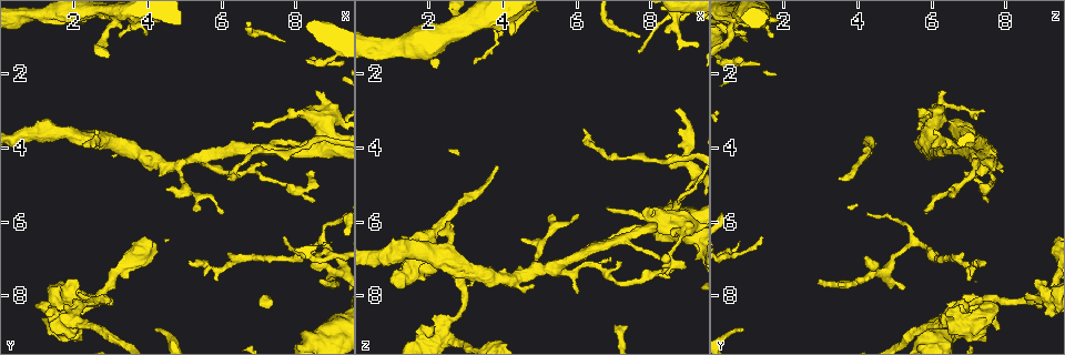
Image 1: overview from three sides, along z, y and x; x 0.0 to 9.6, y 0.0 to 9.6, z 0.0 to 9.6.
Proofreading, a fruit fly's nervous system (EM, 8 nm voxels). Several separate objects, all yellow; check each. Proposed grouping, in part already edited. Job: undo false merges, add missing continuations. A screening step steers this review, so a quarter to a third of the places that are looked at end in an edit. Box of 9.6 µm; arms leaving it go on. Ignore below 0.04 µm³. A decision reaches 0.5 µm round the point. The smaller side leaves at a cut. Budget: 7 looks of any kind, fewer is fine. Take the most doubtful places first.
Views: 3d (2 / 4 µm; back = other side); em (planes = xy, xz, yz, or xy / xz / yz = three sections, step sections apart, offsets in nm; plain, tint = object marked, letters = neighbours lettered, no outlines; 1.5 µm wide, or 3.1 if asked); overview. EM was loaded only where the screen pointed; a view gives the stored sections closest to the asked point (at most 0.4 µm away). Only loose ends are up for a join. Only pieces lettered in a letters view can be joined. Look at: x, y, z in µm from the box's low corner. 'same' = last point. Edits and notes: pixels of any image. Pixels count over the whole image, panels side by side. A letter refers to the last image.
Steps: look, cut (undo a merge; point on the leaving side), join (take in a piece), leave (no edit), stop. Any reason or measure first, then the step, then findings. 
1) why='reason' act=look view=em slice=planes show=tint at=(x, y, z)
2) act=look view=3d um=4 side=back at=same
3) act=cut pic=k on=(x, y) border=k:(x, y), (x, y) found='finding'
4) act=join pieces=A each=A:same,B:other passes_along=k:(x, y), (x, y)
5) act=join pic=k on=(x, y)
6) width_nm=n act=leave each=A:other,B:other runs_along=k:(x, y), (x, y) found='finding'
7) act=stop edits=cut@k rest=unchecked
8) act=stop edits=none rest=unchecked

why='tapers out' act=look view=3d um=4 side=back at=(6.10, 4.70, 7.90)

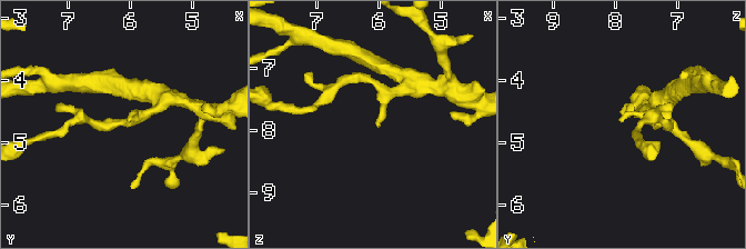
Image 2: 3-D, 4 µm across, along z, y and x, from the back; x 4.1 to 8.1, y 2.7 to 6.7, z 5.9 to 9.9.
why='shape alone is not enough' act=look view=em slice=xy step=4 show=letters at=(6.05, 4.65, 7.95)

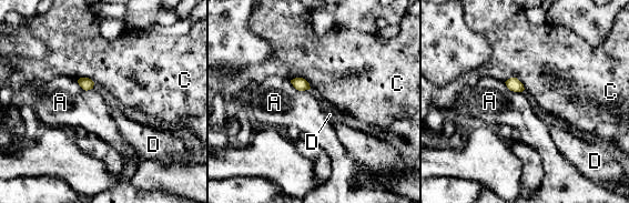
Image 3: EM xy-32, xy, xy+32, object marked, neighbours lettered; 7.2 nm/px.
act=look view=em slice=planes show=letters at=same

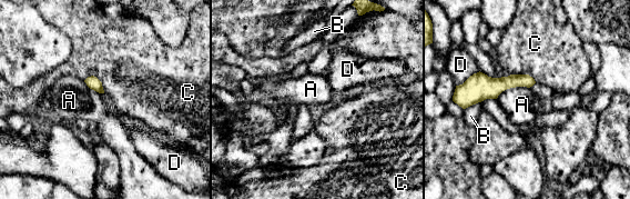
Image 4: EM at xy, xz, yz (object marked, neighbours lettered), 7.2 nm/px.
act=leave each=A:other,B:other,C:other,D:other border=4:(84, 79), (94, 76), (104, 91) found='none of them fits'

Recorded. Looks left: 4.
why='an open end' act=look view=em slice=planes show=tint at=(4.45, 5.10, 6.50)

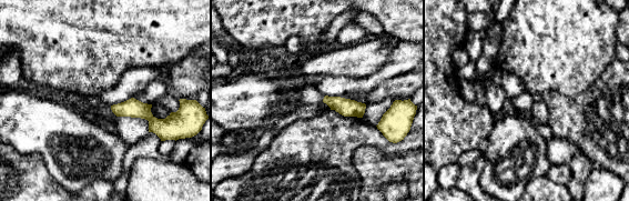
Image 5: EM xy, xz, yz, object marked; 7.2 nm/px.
act=look view=em slice=planes show=letters at=same

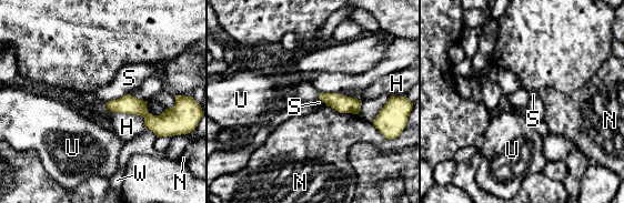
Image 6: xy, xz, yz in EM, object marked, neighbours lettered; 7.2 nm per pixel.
act=leave each=H:other,N:other,S:other,U:other,W:other runs_along=6:(110, 104), (138, 107), (162, 125) found='none of them fits'

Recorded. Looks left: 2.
why='an open end' act=look view=em slice=planes show=letters at=(3.20, 0.95, 1.70)

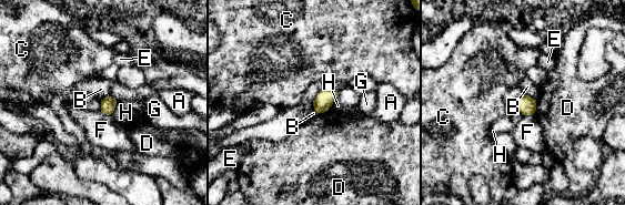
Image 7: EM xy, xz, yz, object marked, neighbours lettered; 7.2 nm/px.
act=leave each=A:other,B:other,C:other,D:other,E:other,F:other,G:other,H:other border=7:(523, 93), (535, 100) found='no lettered piece goes on from it'

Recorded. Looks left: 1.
act=stop edits=none rest=unchecked

